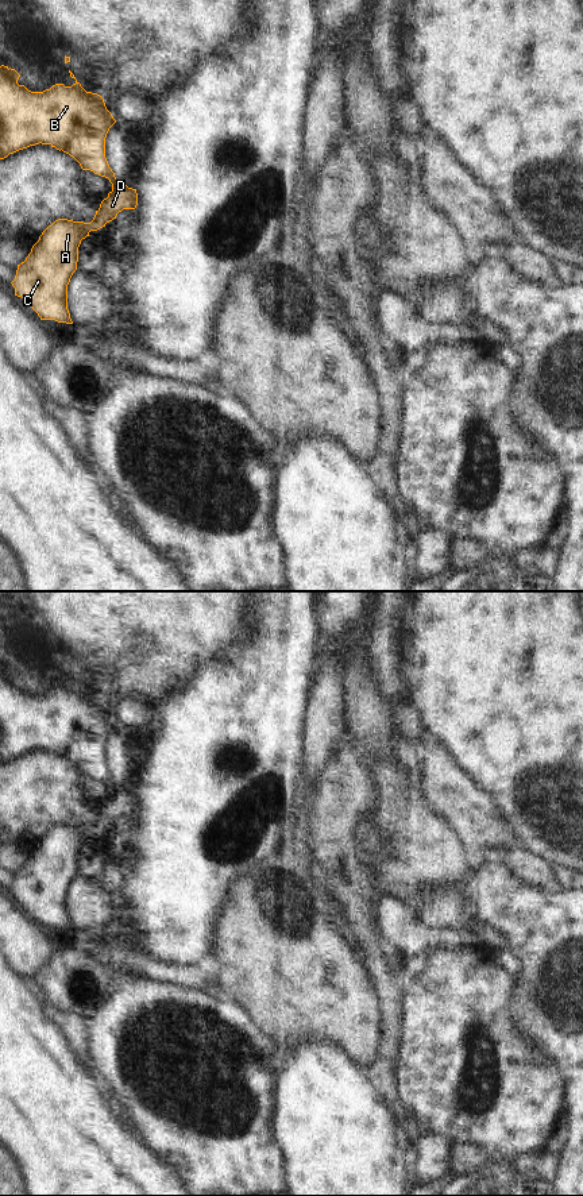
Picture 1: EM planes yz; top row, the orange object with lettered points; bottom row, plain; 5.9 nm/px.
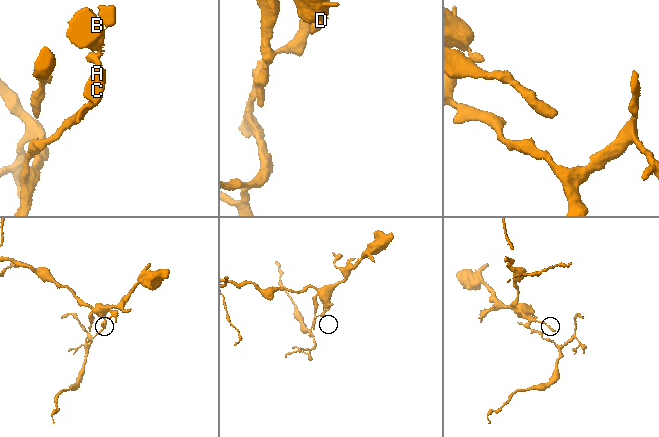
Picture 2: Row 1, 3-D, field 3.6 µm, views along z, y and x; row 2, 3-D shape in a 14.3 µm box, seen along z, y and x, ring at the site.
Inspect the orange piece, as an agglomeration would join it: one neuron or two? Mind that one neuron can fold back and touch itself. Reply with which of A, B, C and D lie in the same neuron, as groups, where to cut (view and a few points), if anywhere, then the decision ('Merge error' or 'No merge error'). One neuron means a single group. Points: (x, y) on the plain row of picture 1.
Groups: A C D / B. Split along yz (120, 789), (112, 795). Merge error

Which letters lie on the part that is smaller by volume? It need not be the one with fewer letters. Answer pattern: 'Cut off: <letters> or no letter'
Cut off: A, C, D

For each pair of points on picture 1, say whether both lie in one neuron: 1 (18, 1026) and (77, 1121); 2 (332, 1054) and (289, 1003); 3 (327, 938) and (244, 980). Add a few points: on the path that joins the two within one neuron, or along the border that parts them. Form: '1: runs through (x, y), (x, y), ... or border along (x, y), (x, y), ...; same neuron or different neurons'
1: runs through (18, 1049), (18, 1061), (54, 1098); same neuron
2: border along (289, 1049), (304, 1040), (331, 1040), (347, 1053); different neurons
3: runs through (307, 959), (304, 961), (273, 961), (265, 965); same neuron

